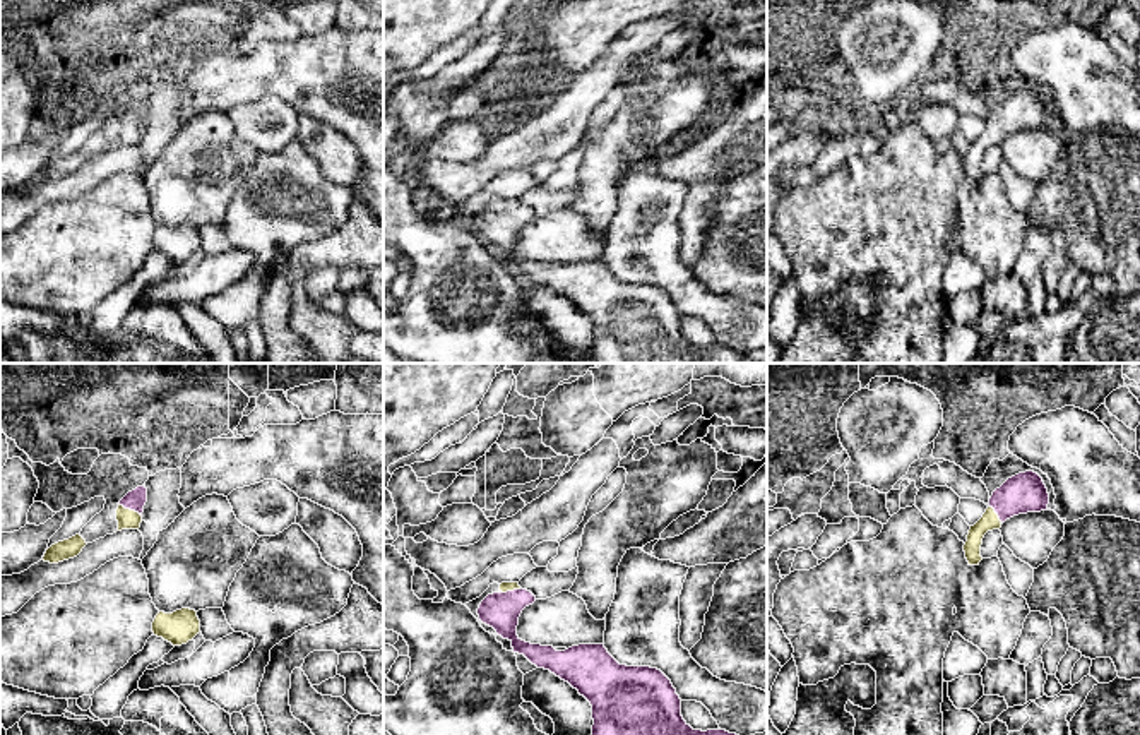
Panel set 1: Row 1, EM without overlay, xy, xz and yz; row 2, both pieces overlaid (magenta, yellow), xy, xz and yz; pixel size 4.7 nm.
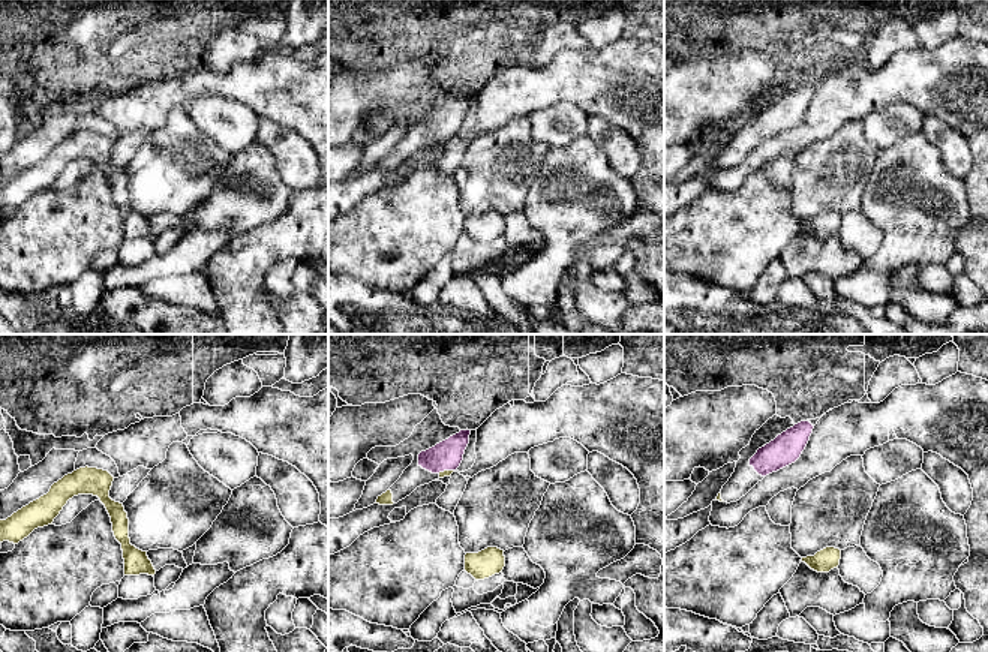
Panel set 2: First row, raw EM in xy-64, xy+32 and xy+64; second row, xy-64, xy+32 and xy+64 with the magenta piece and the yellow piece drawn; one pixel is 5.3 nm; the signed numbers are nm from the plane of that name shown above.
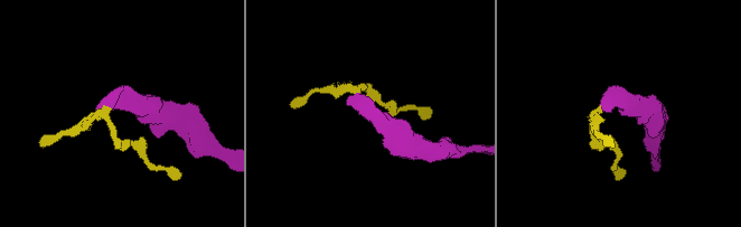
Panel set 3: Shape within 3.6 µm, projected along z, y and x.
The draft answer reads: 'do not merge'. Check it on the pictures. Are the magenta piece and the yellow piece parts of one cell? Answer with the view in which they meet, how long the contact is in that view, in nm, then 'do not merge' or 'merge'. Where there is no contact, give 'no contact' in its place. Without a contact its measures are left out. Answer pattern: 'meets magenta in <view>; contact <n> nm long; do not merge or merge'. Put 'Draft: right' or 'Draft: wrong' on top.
Draft: wrong
meets magenta in xy; contact 130 nm long; merge

